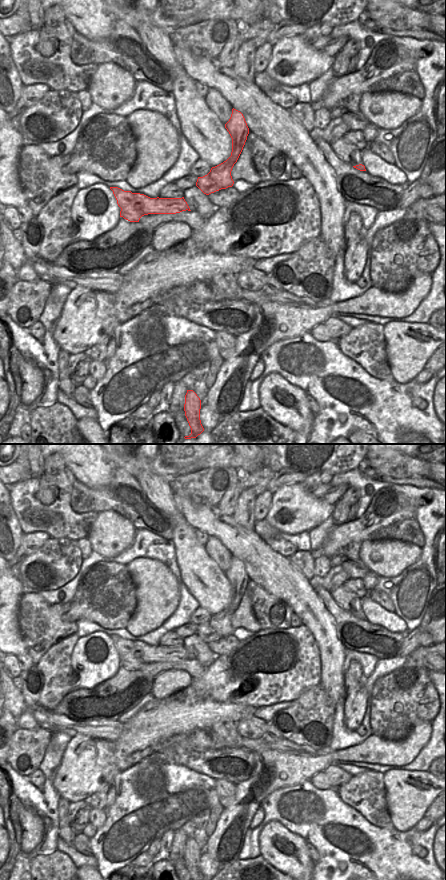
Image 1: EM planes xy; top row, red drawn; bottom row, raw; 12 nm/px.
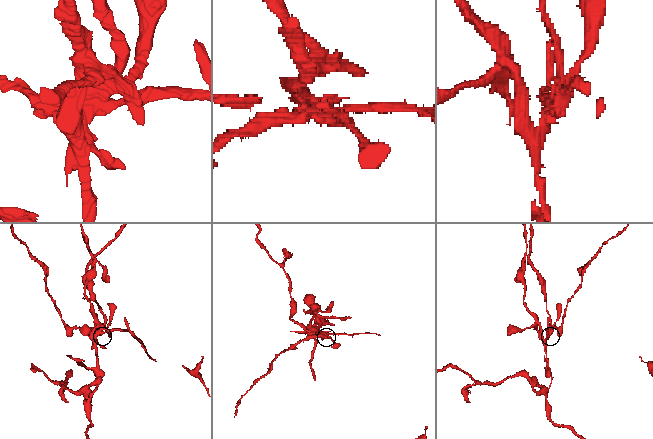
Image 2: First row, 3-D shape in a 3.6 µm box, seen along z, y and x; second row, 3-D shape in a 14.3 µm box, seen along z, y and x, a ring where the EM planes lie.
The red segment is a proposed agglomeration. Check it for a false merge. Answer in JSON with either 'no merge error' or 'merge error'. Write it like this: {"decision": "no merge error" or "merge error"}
{"decision": "merge error"}

